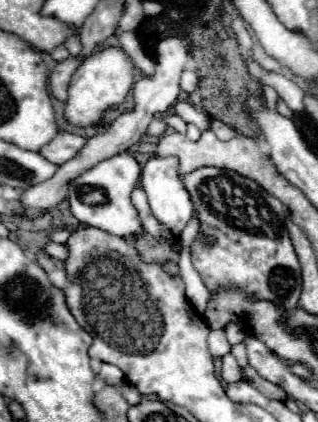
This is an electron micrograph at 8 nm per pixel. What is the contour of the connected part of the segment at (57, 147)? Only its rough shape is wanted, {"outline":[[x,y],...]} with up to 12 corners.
{"outline":[[59,132],[39,154],[63,164],[85,144],[83,136]]}

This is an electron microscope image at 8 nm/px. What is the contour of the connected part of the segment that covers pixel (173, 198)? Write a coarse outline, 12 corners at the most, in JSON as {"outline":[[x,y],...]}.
{"outline":[[175,156],[149,158],[141,172],[155,218],[181,230],[193,202]]}

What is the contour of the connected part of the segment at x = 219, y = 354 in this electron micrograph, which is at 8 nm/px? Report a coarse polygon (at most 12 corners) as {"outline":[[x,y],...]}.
{"outline":[[223,330],[209,332],[209,352],[223,358],[229,352],[229,342]]}

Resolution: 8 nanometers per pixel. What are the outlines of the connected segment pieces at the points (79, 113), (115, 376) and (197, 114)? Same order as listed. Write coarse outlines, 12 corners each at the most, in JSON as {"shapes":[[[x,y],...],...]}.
{"shapes":[[[123,48],[91,54],[69,84],[67,122],[93,126],[121,104],[135,64]],[[101,364],[99,378],[111,386],[125,382],[117,366]],[[179,100],[173,108],[185,122],[201,132],[211,128],[211,118],[203,110]]]}

